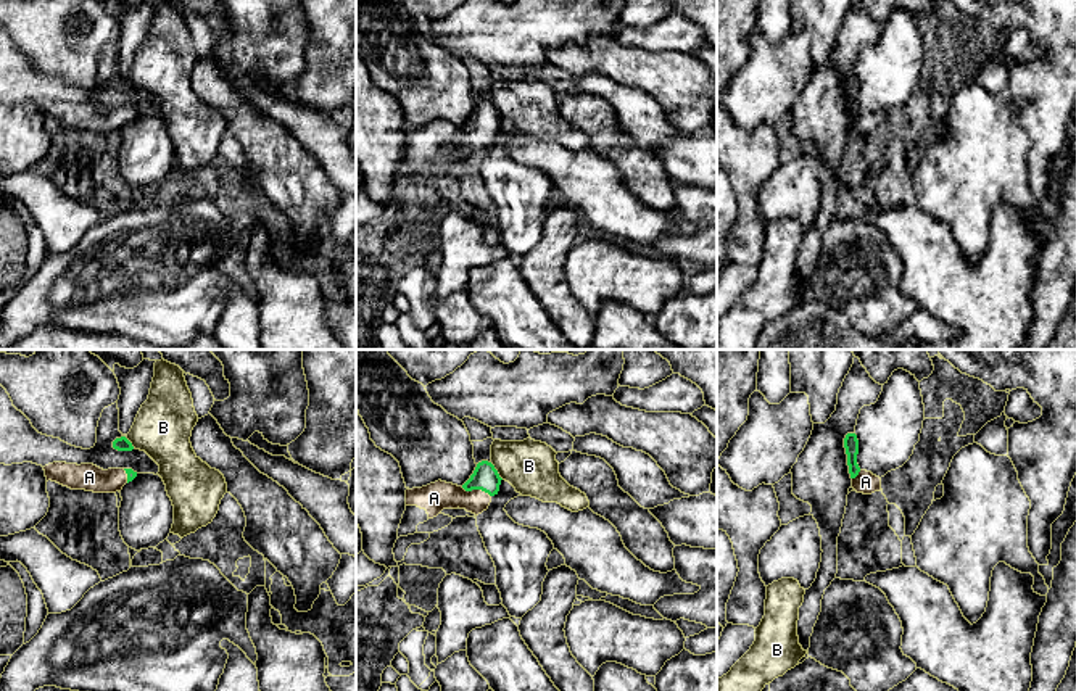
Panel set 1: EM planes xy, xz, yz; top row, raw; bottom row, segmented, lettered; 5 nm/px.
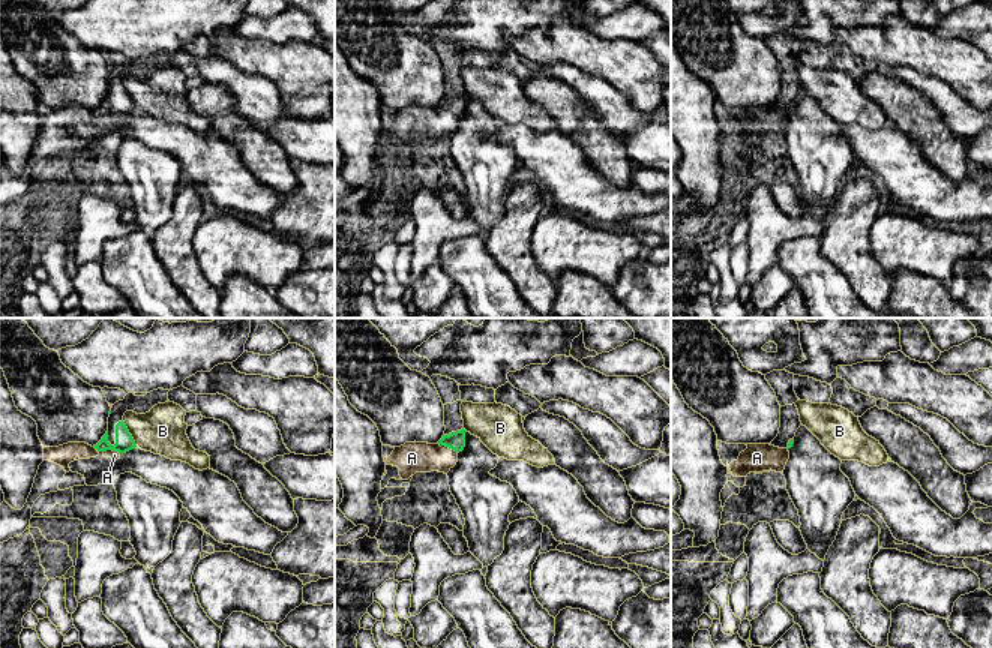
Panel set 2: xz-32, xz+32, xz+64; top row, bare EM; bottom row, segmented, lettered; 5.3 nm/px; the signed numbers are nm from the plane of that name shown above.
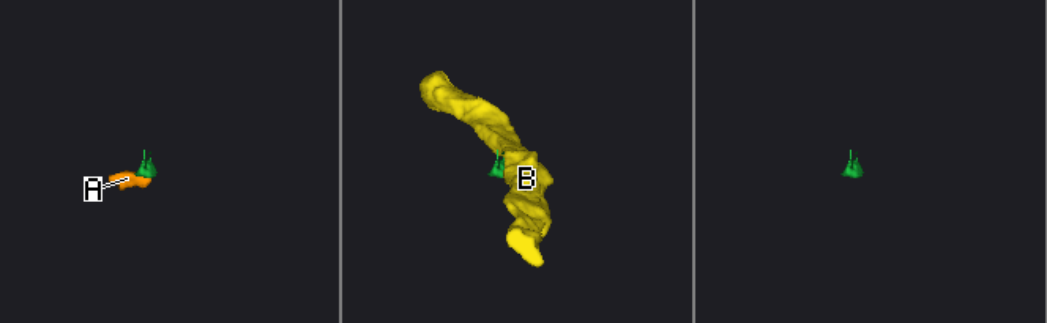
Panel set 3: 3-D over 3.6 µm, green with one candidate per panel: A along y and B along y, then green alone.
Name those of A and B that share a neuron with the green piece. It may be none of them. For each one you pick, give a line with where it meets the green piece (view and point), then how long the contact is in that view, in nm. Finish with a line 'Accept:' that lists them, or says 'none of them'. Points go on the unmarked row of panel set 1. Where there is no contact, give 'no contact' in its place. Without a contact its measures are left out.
A: xz (475, 128) | 160 nm
Accept: A

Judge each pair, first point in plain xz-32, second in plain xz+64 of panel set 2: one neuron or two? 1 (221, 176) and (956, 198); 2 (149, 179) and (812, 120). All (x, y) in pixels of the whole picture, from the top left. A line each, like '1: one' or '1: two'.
1: one
2: one

